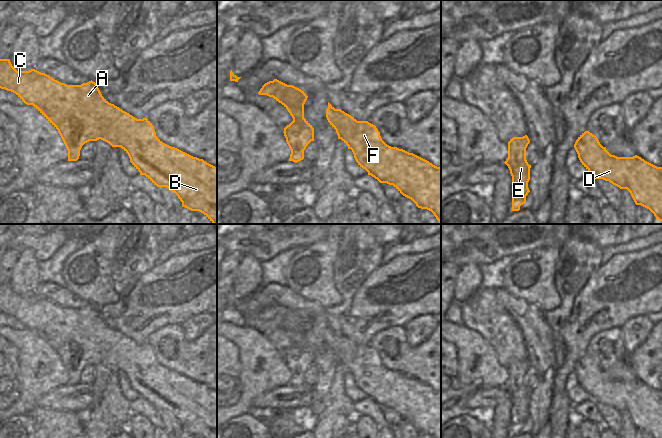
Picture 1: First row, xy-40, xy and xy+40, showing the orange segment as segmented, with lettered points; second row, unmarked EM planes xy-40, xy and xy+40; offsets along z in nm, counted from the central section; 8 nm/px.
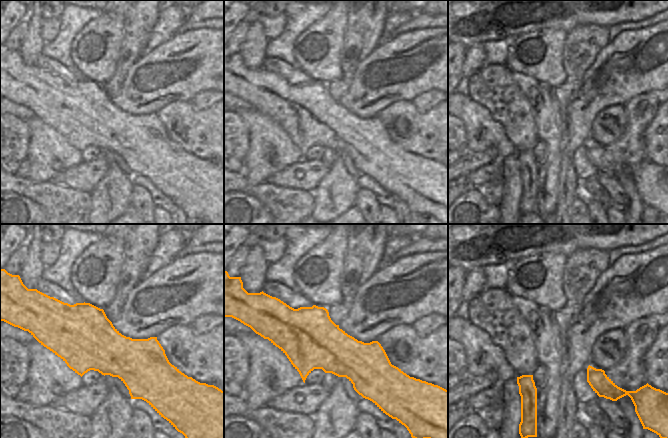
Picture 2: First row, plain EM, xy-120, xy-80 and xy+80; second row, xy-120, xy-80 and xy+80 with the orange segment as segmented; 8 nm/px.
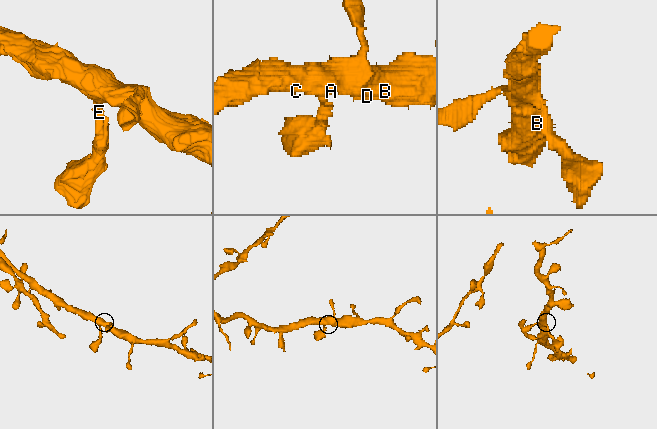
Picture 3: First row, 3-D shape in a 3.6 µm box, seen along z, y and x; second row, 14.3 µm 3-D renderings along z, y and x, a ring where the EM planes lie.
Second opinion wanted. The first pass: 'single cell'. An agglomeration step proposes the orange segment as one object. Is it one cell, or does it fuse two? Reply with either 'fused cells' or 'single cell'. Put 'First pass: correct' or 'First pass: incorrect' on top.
First pass: correct
single cell

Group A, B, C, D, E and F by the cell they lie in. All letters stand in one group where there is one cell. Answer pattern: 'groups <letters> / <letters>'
groups A B C D E F

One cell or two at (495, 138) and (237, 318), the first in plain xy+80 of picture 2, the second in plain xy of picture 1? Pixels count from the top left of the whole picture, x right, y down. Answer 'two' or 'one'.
two

